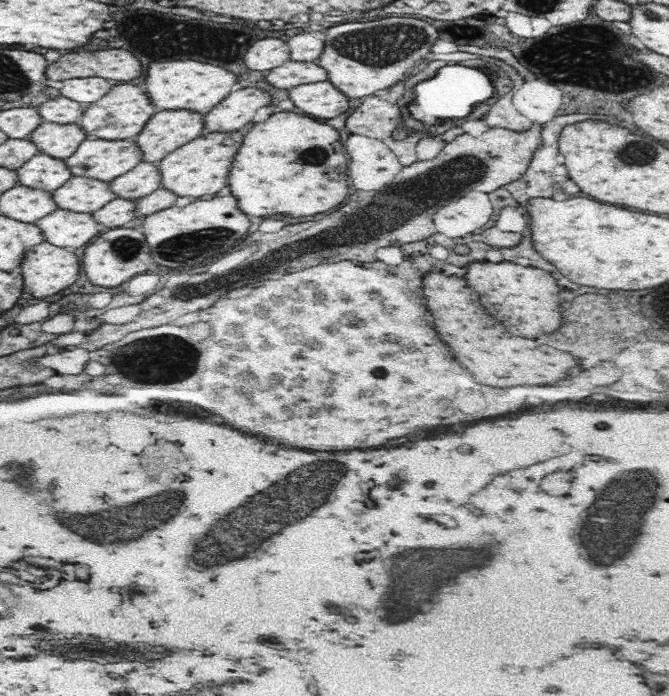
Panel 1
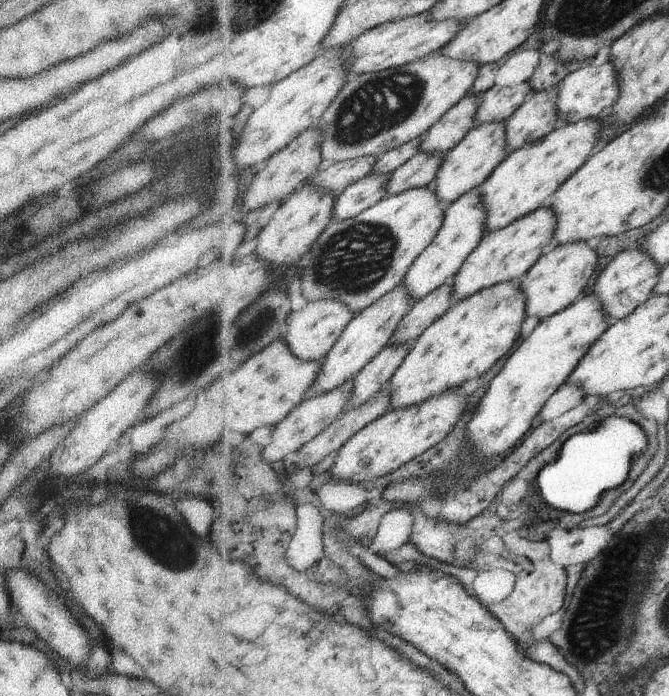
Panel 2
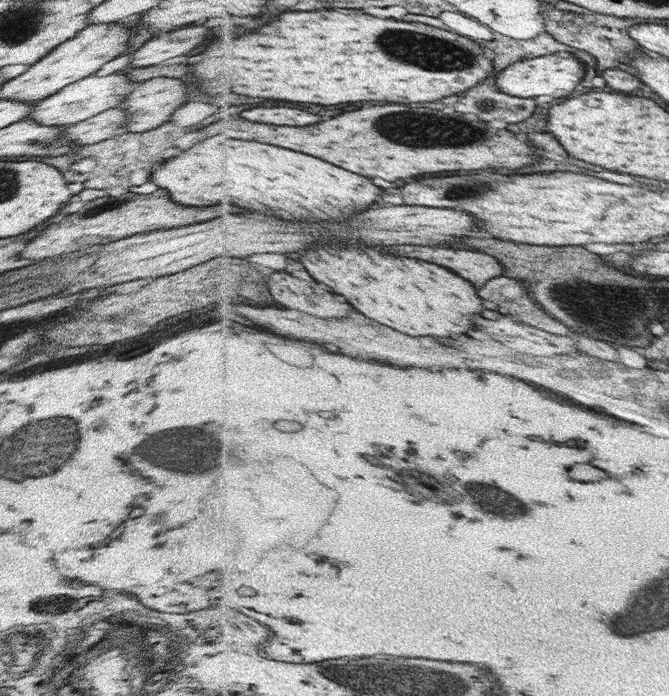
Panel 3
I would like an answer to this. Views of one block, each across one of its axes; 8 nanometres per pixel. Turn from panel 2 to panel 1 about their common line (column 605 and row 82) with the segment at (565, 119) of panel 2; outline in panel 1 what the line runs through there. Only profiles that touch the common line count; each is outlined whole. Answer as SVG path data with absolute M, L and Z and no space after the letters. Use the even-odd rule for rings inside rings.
M100 77L73 78L62 81L59 91L62 96L88 106L106 96L114 85L115 82Z

